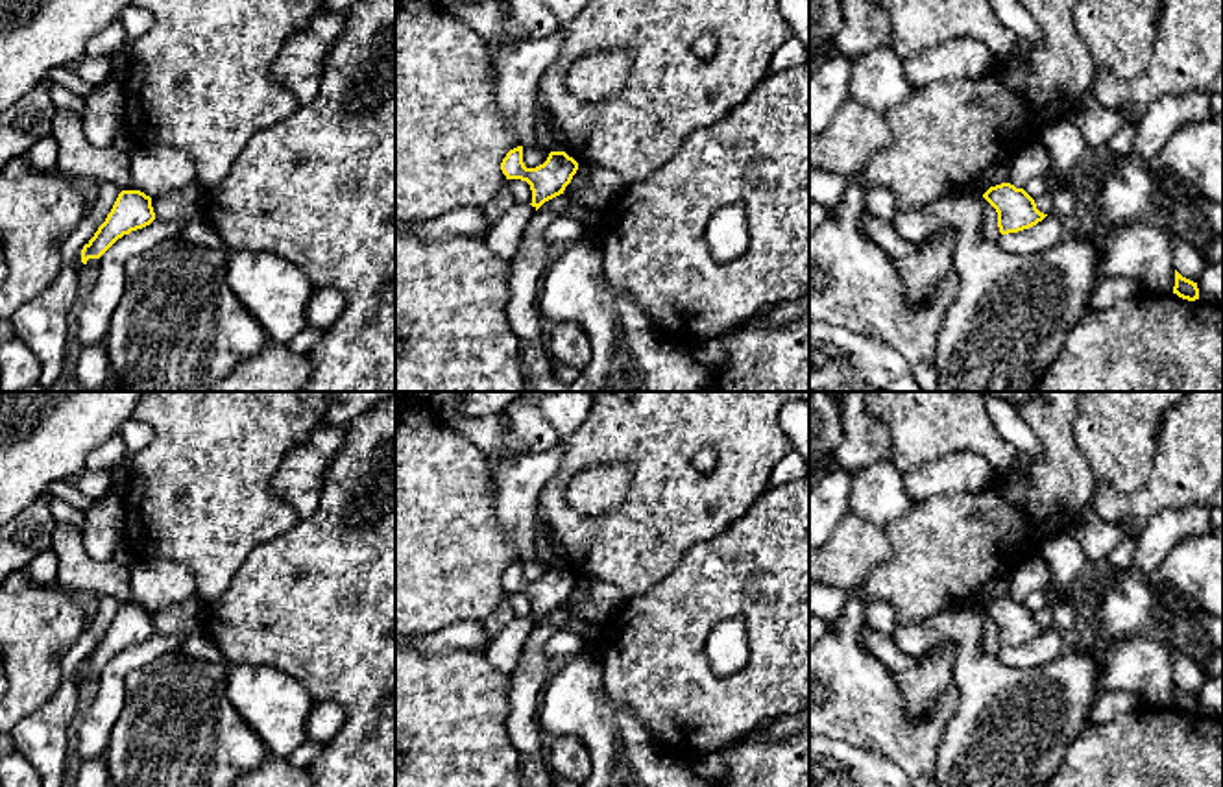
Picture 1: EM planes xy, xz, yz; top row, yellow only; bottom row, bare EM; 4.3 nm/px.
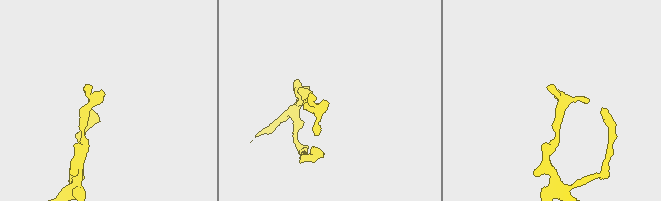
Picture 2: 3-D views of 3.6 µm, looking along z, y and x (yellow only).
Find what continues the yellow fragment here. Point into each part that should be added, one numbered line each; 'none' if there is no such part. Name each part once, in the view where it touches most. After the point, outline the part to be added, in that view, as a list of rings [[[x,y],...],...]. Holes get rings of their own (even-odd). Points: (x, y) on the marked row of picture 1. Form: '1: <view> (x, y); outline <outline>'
none

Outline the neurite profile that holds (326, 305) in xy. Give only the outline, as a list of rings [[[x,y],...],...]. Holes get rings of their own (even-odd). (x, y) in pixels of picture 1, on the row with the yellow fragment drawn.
[[[316,288],[307,309],[309,327],[320,331],[331,329],[344,307],[345,297],[336,288]]]

